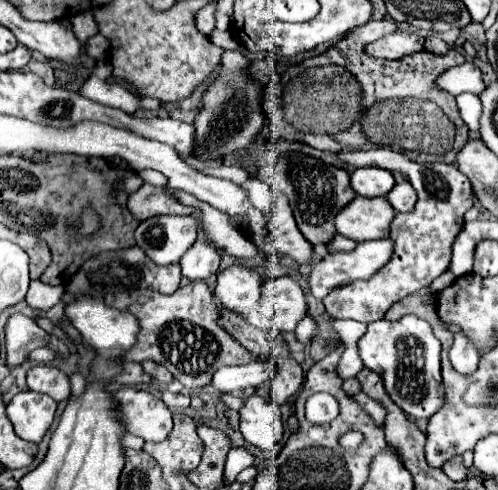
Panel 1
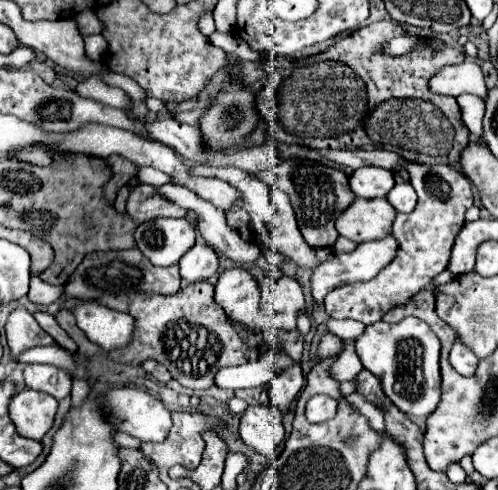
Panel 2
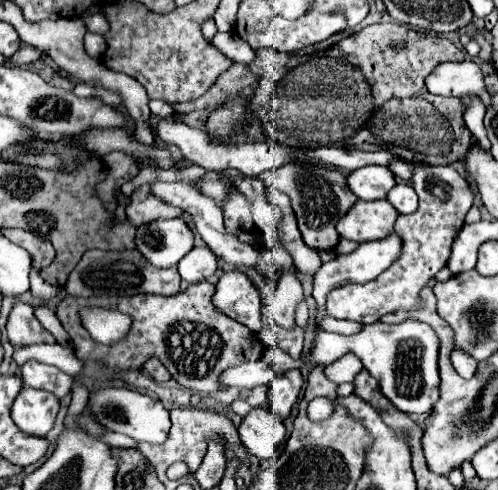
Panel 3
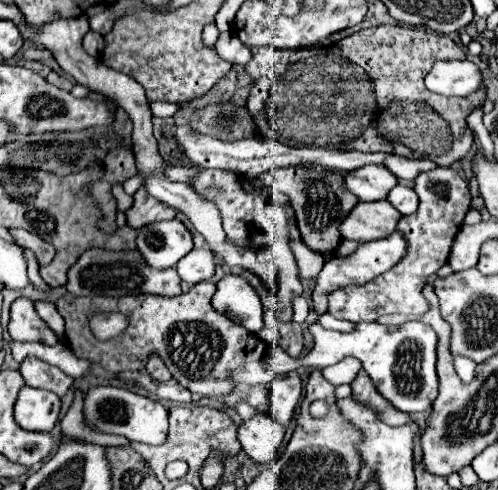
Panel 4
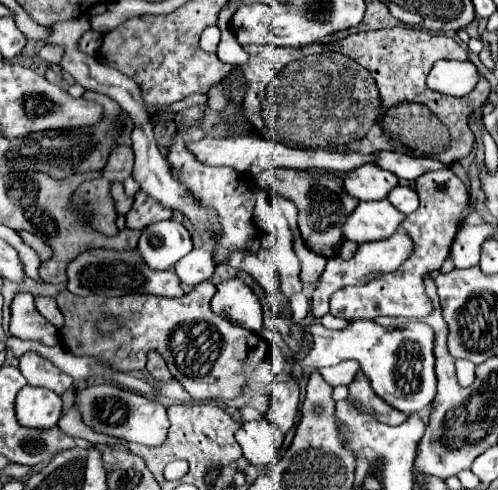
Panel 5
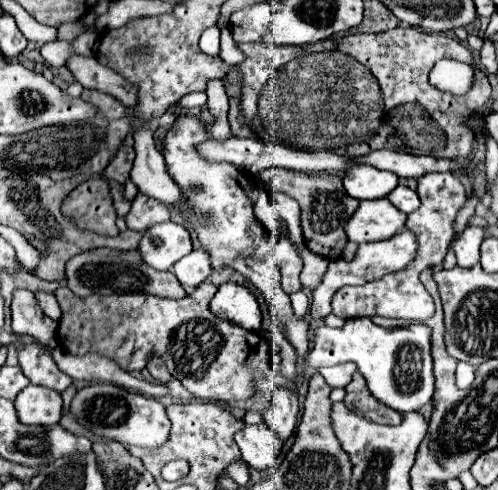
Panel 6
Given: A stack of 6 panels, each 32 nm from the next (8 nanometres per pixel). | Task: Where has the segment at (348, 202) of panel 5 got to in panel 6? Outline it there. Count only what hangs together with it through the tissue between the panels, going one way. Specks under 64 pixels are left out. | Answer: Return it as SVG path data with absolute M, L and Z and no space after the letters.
M268 168L258 178L264 186L288 194L300 204L300 210L302 210L300 226L302 226L304 242L314 254L326 260L340 258L342 248L346 244L344 224L348 222L352 212L358 208L358 200L348 196L346 190L342 188L342 178L338 178L336 174L326 174L326 172L308 174L308 172L294 172L286 168Z

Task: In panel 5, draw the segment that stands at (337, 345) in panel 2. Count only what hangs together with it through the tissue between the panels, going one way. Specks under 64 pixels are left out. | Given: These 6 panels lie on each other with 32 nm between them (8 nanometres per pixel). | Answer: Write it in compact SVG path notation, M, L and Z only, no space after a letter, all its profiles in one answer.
M356 320L346 330L328 330L322 324L310 324L306 328L314 336L312 350L300 361L288 362L280 348L274 346L265 362L272 373L278 375L286 366L300 366L314 372L318 368L334 366L342 360L358 360L362 372L370 378L374 392L400 412L416 414L430 406L436 396L436 374L434 374L434 332L424 322L408 322L402 328L384 328L376 322Z

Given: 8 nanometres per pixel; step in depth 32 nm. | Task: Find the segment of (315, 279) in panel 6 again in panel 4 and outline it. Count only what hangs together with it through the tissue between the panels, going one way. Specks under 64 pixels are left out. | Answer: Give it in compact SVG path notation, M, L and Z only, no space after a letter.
M288 220L288 232L290 232L288 244L290 244L290 250L292 250L294 258L296 258L296 264L298 264L298 270L300 270L300 278L302 278L302 280L316 278L316 274L318 274L320 268L324 266L322 254L312 252L312 250L302 242L302 236L300 236L294 220Z

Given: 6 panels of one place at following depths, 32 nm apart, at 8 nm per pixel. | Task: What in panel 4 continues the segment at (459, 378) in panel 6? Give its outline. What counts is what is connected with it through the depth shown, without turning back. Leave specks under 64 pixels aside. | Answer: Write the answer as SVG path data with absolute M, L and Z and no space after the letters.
M454 356L454 368L456 368L458 376L460 376L464 382L470 382L470 380L474 378L476 362L470 360L470 358L464 358L464 356Z

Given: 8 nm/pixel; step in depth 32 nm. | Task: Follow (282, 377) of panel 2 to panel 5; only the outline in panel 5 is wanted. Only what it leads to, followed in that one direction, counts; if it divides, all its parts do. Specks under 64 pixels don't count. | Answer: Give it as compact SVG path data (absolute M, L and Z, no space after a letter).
M296 378L274 383L270 404L264 417L274 422L286 434L294 422L298 400L300 400L300 388Z

